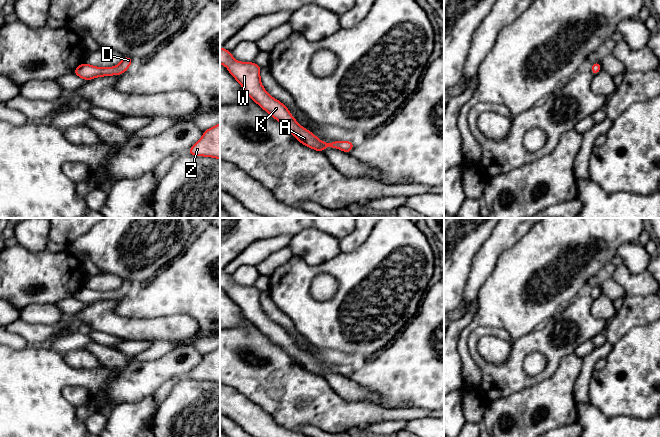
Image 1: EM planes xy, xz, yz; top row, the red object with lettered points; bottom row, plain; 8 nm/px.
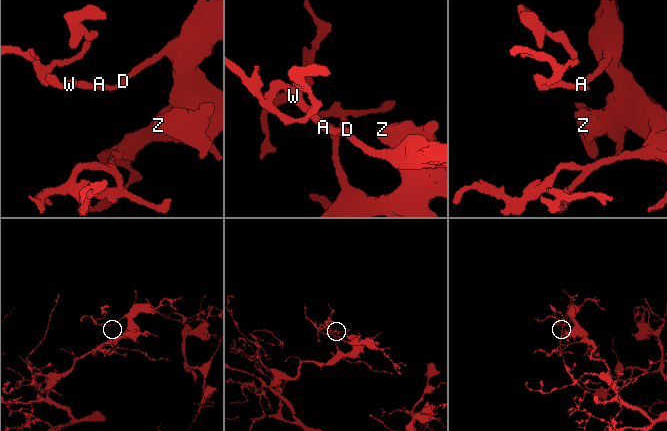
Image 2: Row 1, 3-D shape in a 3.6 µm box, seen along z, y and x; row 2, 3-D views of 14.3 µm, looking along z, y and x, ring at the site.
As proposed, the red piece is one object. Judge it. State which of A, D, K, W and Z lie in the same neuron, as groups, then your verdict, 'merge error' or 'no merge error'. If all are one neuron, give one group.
groups A D K W Z; no merge error

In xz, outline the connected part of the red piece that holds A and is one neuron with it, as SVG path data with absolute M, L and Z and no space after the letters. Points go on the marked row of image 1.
M220 48L220 64L227 67L230 74L241 84L244 92L250 96L262 109L282 123L289 132L302 144L319 152L325 147L337 148L349 153L355 146L351 141L335 141L325 143L312 132L306 130L290 114L287 107L280 101L268 95L260 80L261 67L254 62L235 61L231 51Z

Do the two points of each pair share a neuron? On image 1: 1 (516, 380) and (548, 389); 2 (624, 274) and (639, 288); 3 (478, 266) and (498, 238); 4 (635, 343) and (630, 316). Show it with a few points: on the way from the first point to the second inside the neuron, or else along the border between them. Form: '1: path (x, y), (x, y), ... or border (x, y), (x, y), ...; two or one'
1: border (554, 372), (550, 377), (515, 391), (512, 394); two
2: path (628, 278), (635, 284); one
3: path (485, 259), (495, 245); one
4: border (649, 323), (643, 326), (634, 326), (613, 343); two

